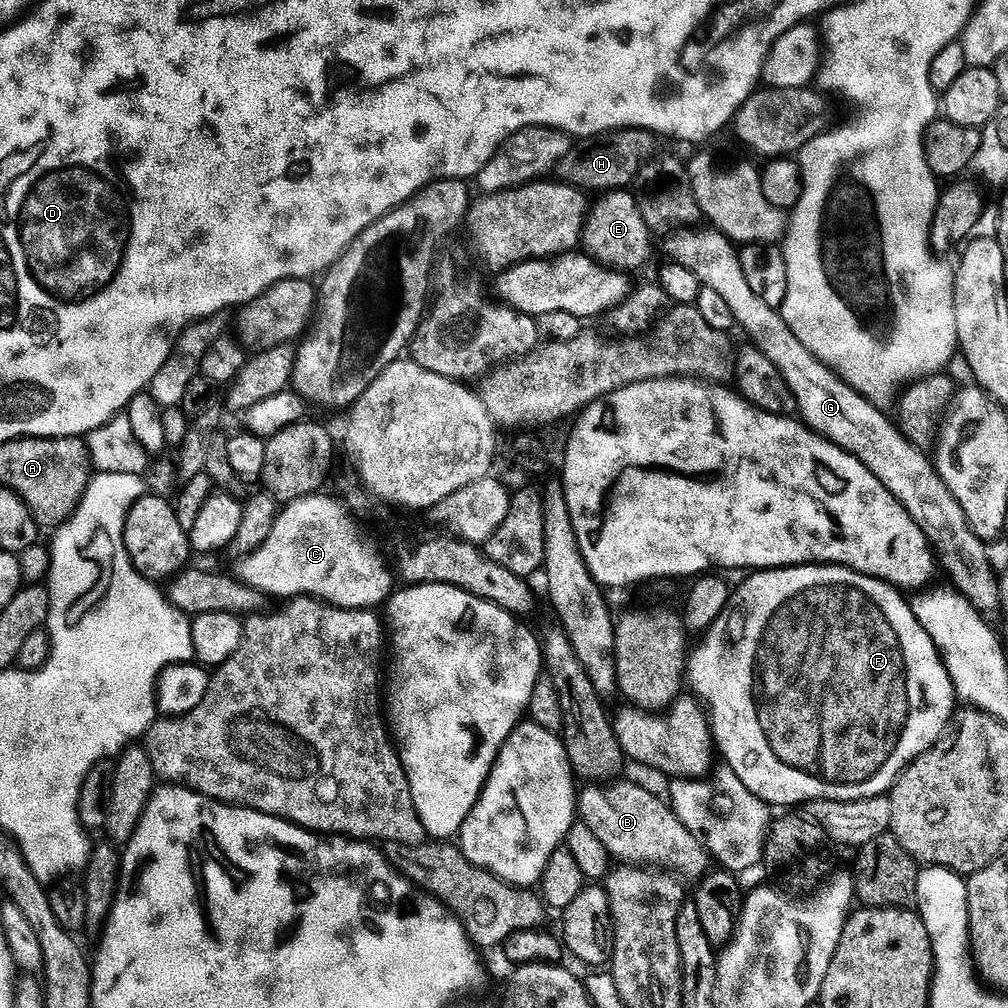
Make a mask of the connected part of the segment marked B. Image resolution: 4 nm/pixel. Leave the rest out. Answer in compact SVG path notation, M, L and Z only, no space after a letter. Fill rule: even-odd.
M616 783L604 787L585 787L585 792L583 789L578 796L579 819L590 826L590 830L594 830L613 861L624 866L643 866L648 870L665 868L688 880L699 881L709 871L708 862L710 863L710 856L699 838L650 789L643 788L640 784Z

